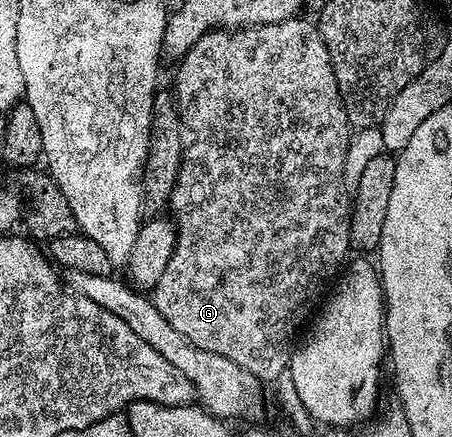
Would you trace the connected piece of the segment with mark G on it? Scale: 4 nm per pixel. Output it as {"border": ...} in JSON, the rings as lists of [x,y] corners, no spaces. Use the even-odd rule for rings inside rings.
{"border":[[[295,17],[279,23],[260,23],[256,27],[208,32],[204,37],[200,37],[200,41],[196,41],[196,45],[192,45],[187,55],[182,56],[177,64],[178,72],[174,75],[174,87],[172,86],[174,102],[178,104],[178,116],[182,119],[189,138],[191,135],[194,140],[191,143],[189,140],[185,144],[182,168],[176,177],[176,185],[172,189],[168,204],[172,222],[178,228],[176,249],[172,253],[172,261],[168,261],[168,267],[164,269],[164,275],[154,286],[152,298],[156,309],[160,309],[164,321],[168,321],[172,329],[184,333],[184,337],[188,337],[192,345],[208,349],[208,353],[220,353],[228,357],[228,361],[236,361],[236,365],[248,369],[248,373],[263,381],[278,379],[281,375],[283,378],[287,374],[290,356],[296,350],[294,334],[301,329],[306,318],[307,320],[311,318],[310,310],[314,306],[314,310],[319,306],[324,292],[331,286],[335,276],[343,270],[352,251],[350,245],[352,191],[344,177],[344,157],[348,153],[352,128],[342,104],[340,89],[336,85],[332,57],[328,57],[328,49],[324,45],[322,35],[311,20],[309,23],[302,18]],[[254,35],[258,37],[256,45],[260,47],[250,45],[252,41],[250,37]]]}

